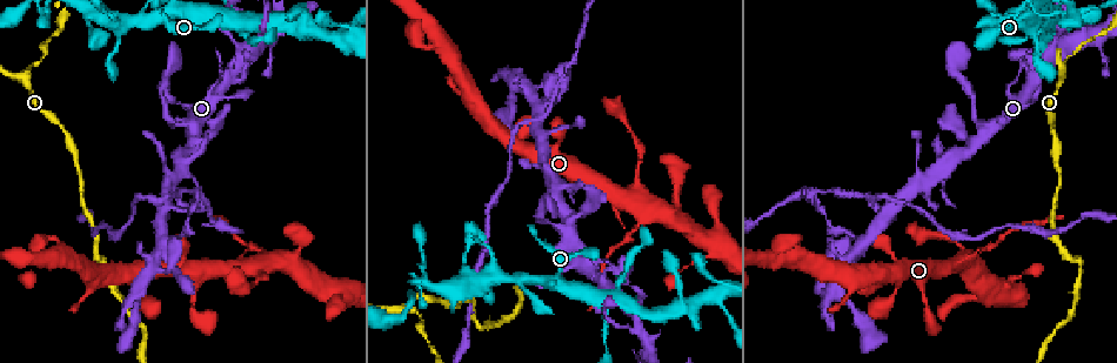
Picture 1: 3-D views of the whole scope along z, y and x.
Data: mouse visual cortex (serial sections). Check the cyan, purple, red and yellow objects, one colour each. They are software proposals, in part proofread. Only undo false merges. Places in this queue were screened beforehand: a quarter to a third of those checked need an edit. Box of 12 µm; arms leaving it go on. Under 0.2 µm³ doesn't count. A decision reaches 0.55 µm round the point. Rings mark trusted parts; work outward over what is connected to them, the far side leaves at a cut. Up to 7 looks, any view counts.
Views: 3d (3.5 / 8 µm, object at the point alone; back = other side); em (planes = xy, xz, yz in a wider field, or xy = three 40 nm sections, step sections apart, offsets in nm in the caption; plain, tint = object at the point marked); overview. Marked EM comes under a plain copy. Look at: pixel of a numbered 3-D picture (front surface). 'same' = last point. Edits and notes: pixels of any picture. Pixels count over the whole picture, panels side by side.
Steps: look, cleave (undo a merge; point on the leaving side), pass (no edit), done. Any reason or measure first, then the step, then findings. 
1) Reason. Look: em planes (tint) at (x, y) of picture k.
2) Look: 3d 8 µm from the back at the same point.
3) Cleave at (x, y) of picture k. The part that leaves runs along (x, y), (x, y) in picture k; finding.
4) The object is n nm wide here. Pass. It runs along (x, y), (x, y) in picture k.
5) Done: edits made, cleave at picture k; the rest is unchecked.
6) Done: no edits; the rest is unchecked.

Arms part here. Look: 3d 3.5 µm at (861, 242) of picture 1.

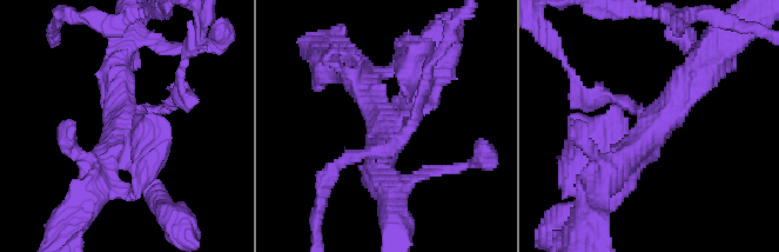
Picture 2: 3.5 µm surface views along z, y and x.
Look: em xy step 3 (tint) at (390, 127) of picture 2.

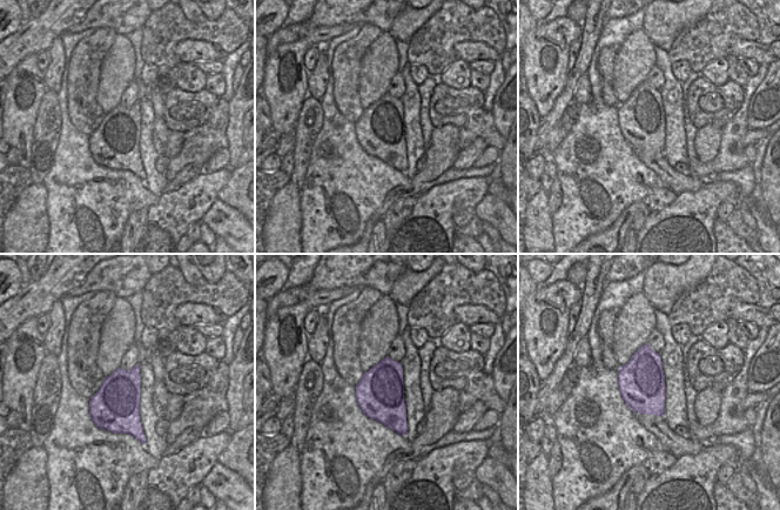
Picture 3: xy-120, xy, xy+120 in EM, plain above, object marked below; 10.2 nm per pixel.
Pass. Continuous, no second cell.

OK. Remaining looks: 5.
Branch point. Look: 3d 8 µm at (250, 265) of picture 1.

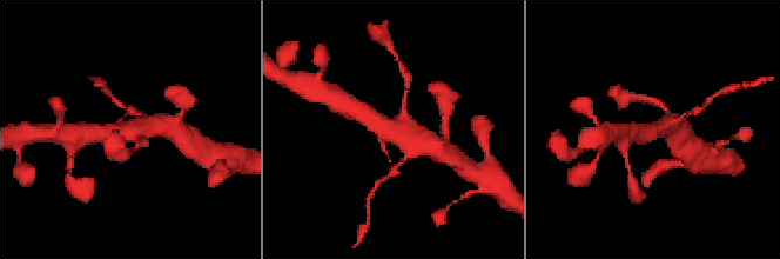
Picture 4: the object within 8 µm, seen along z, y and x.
Look: em xy step 2 (tint) at (129, 131) of picture 4.

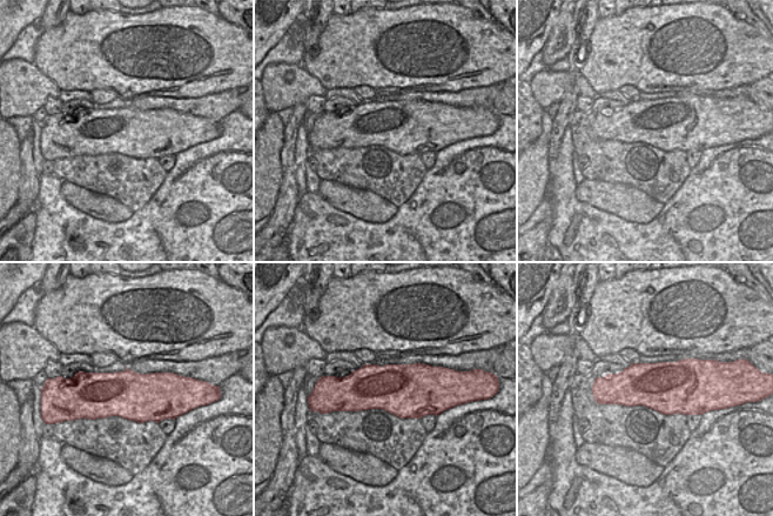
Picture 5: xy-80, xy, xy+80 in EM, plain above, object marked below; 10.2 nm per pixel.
Pass. It runs along (362, 112), (402, 135), (424, 143) in picture 4; all the same cell.

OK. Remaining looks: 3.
Sharp bend. Look: 3d 3.5 µm at (261, 33) of picture 1.

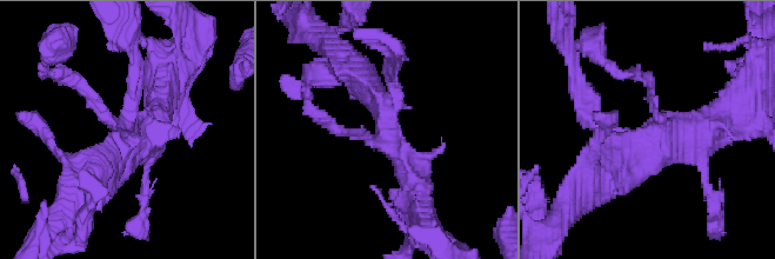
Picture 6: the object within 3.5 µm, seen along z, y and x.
4 arms meet here; the arms are 150, 150, 400, 400 nm wide; shape alone is not enough. Look: em xy step 1 (tint) at (651, 138) of picture 6.

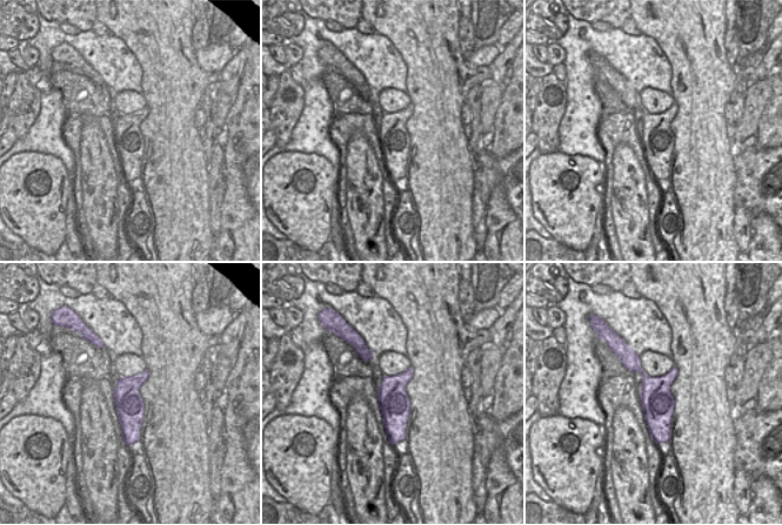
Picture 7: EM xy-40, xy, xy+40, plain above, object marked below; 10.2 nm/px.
Pass. It runs along (626, 354), (655, 390), (666, 438) in picture 7; continuous, no second cell.

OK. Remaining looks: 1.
Done: no edits; the rest is unchecked.

